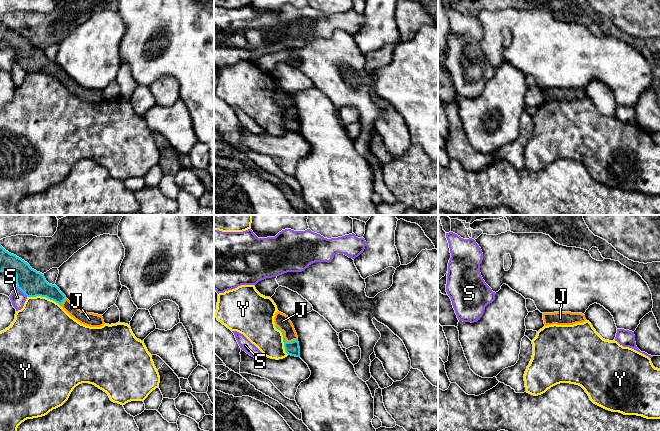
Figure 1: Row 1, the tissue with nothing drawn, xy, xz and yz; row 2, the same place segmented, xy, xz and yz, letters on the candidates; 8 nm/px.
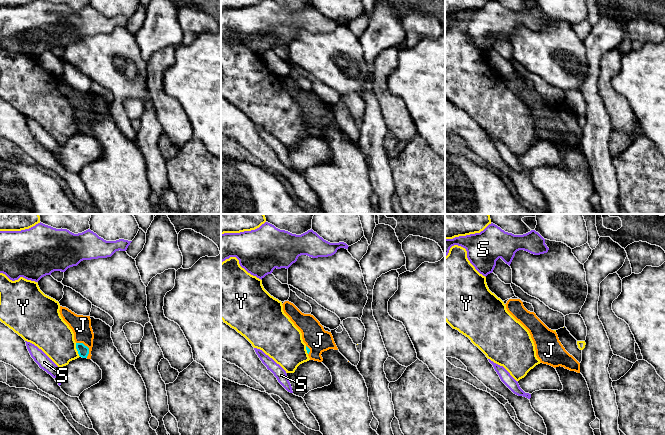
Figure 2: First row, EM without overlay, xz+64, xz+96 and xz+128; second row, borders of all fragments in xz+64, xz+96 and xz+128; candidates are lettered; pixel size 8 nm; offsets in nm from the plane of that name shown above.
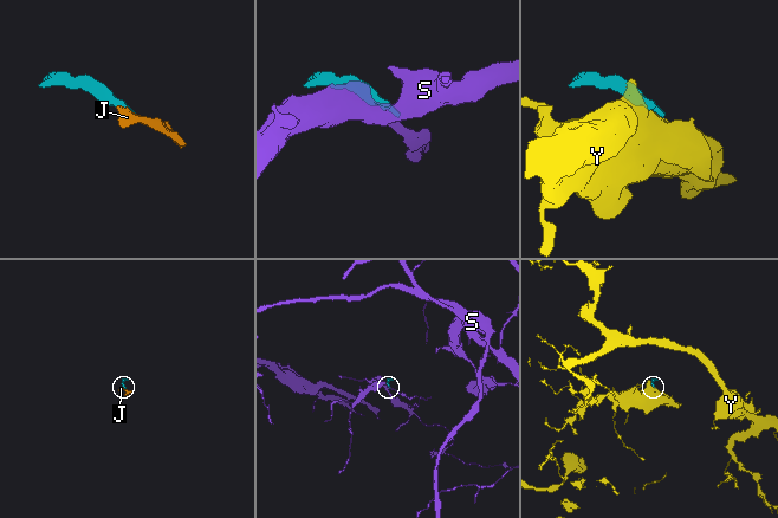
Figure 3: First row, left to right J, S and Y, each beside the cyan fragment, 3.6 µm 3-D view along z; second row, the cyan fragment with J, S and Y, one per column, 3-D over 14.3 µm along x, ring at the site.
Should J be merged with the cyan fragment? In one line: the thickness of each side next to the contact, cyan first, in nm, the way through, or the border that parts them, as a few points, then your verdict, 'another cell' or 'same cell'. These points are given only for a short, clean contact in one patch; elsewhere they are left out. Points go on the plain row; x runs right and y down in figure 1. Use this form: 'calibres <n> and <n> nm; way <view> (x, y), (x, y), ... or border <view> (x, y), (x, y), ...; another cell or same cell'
calibres 110 and 120 nm; way xz (292, 124), (284, 114), (285, 101), (282, 97); same cell

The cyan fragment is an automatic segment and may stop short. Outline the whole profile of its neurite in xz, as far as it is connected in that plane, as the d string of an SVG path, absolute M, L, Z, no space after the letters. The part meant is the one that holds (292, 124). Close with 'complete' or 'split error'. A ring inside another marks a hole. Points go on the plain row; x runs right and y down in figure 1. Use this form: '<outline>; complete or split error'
M277 87L274 99L276 105L282 108L285 128L288 131L300 133L298 112L289 93Z; split error

